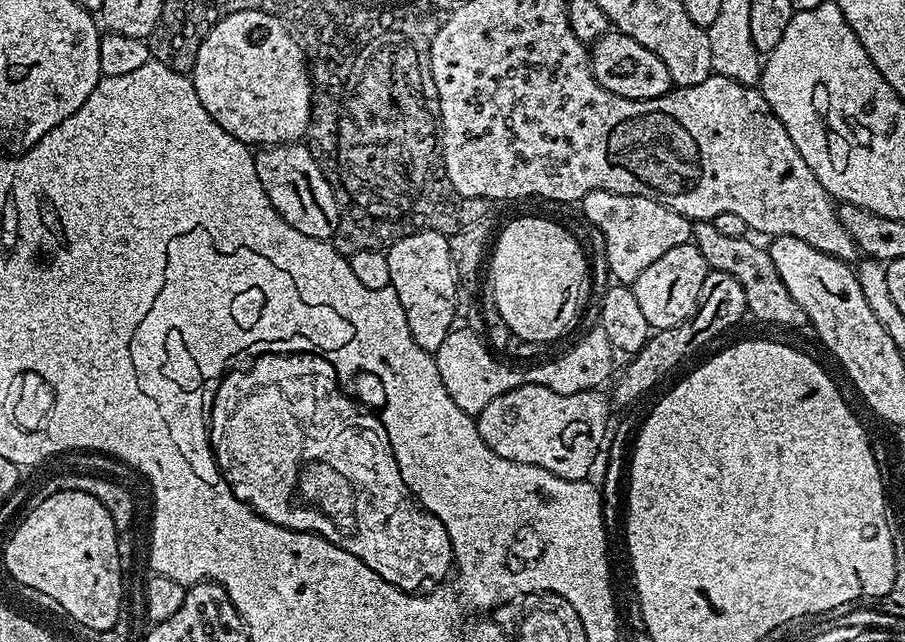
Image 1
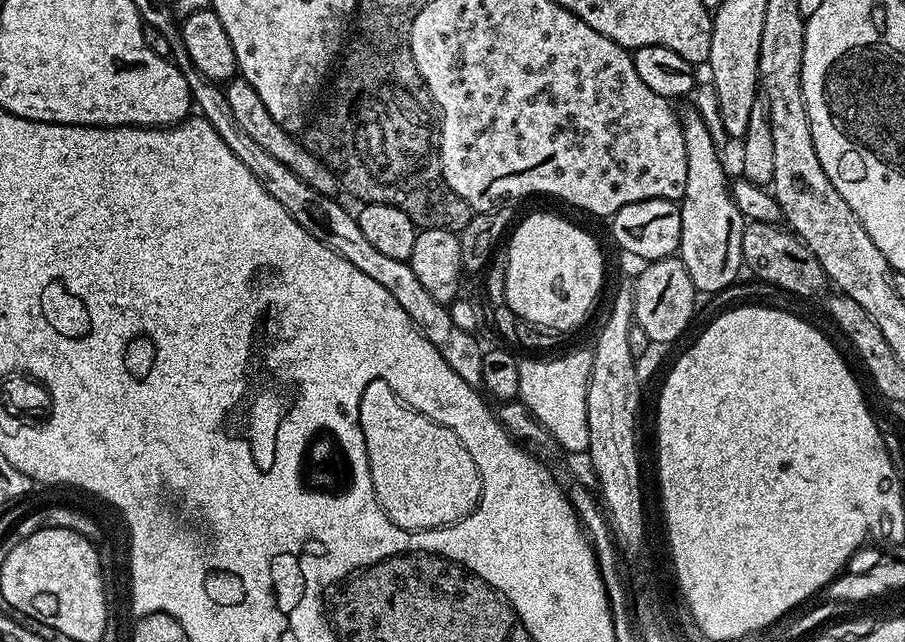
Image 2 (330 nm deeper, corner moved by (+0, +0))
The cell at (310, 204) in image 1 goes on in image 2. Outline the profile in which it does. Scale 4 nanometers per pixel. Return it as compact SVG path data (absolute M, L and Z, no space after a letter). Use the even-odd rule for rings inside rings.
M233 78L227 81L223 91L227 102L230 104L235 121L246 130L247 137L254 138L268 154L288 167L298 178L304 180L317 192L324 196L332 196L336 192L334 190L338 188L338 180L332 169L316 159L304 147L303 143L286 130L282 130L282 126L278 126L278 122L274 122L274 118L270 118L270 110L266 110L266 106L262 106L262 98L258 98L258 93L255 92L254 86L250 86L250 82L246 82L243 78Z

